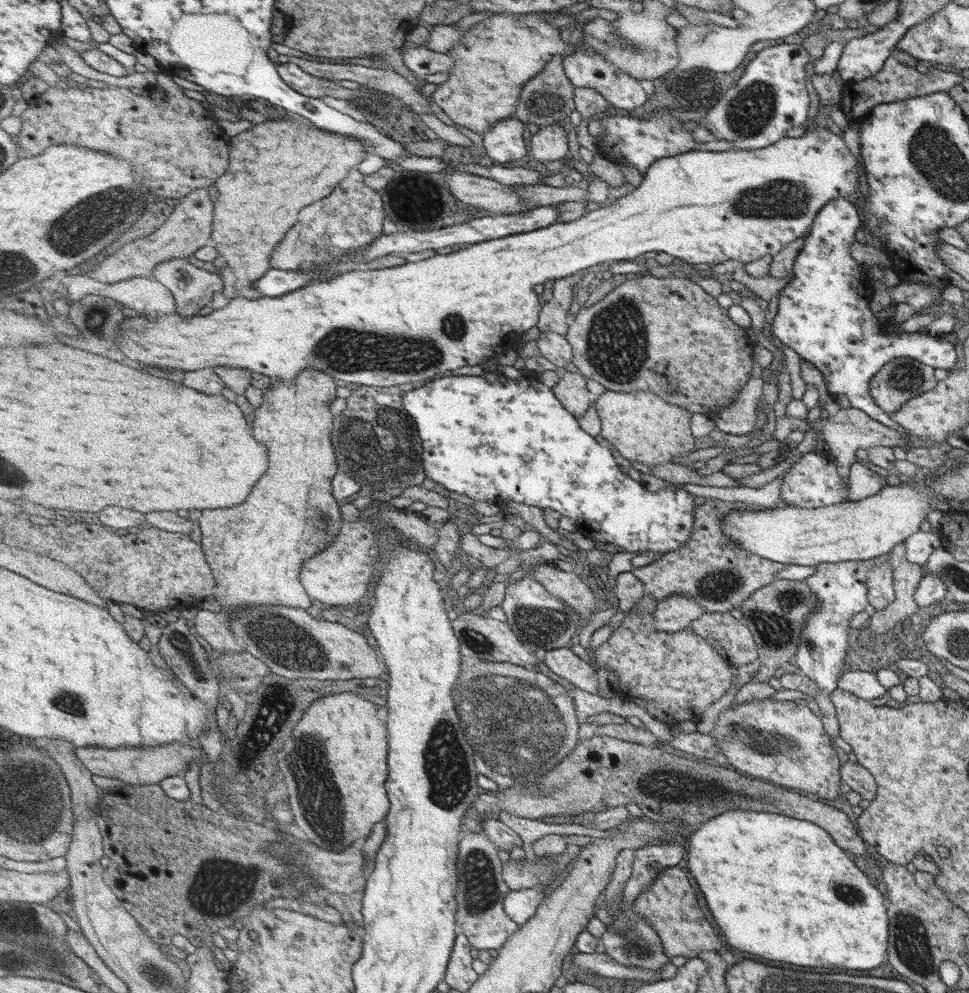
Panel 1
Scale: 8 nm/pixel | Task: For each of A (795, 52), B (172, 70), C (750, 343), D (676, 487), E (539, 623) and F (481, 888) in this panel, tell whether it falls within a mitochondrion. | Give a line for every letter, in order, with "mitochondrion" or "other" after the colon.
A: other
B: other
C: other
D: other
E: mitochondrion
F: mitochondrion

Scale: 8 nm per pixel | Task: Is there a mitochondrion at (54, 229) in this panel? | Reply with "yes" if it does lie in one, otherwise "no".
yes

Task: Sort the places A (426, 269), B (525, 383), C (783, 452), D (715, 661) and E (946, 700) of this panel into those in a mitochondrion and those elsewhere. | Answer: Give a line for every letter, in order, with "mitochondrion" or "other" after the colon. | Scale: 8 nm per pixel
A: other
B: other
C: other
D: other
E: other

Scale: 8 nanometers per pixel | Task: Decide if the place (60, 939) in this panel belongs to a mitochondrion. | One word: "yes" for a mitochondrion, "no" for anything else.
no

